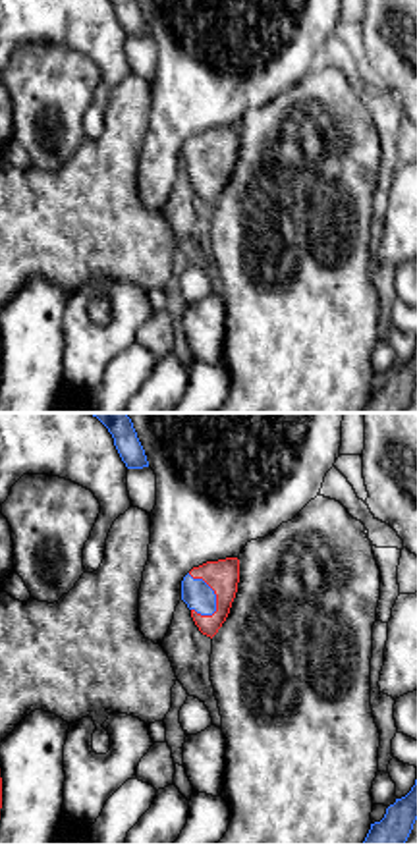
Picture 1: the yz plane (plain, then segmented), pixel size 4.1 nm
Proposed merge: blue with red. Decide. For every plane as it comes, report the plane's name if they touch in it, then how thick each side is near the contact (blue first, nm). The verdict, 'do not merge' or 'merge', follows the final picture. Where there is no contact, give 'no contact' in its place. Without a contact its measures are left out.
meets blue in yz; 120 nm thick on the blue side, 140 nm on the other

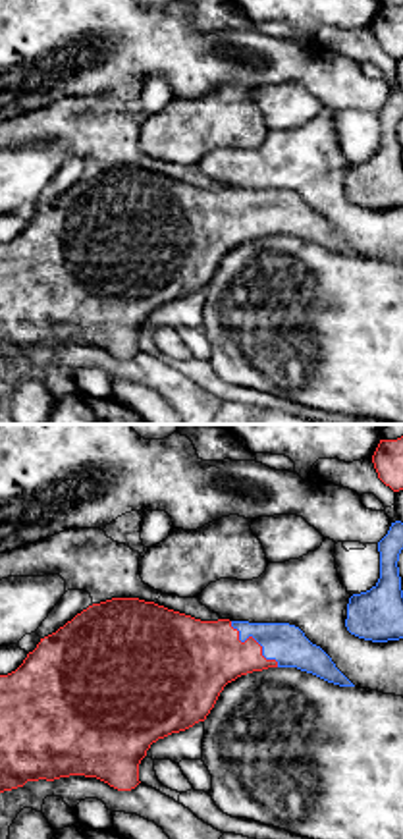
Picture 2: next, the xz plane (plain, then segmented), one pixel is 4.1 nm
meets blue in xz; 160 nm thick on the blue side, 320 nm on the other

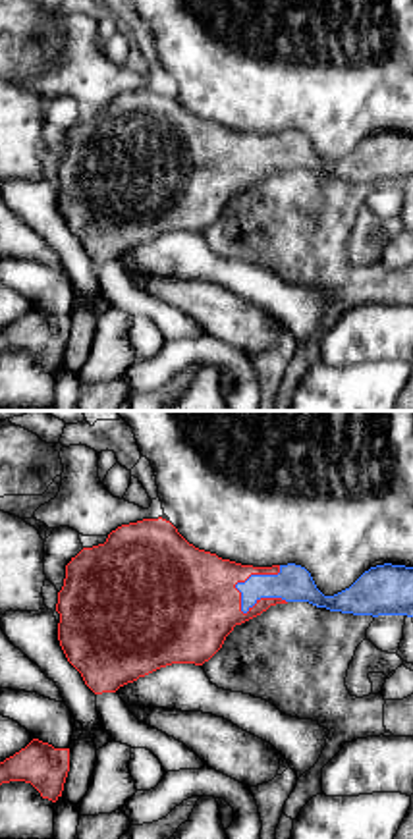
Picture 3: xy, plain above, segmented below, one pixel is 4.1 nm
meets blue in xy; 160 nm thick on the blue side, 380 nm on the other

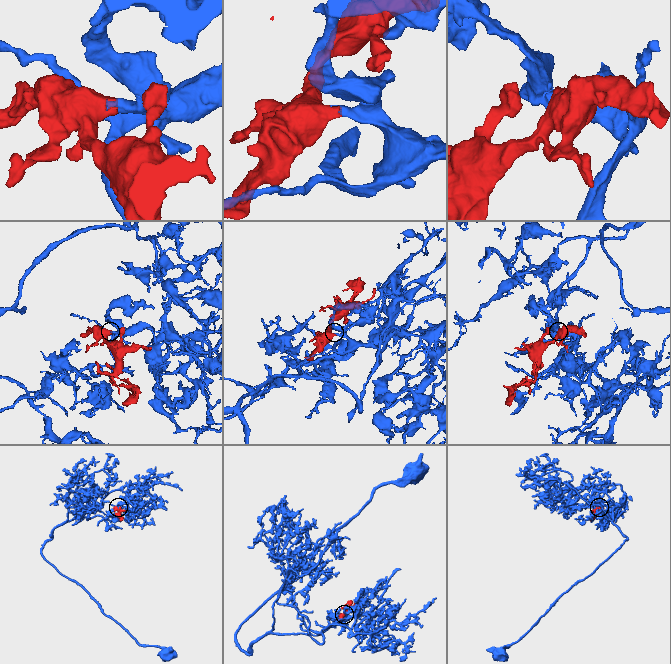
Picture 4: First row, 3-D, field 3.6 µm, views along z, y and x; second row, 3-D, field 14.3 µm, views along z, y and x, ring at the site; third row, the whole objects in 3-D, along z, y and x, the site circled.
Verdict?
merge

